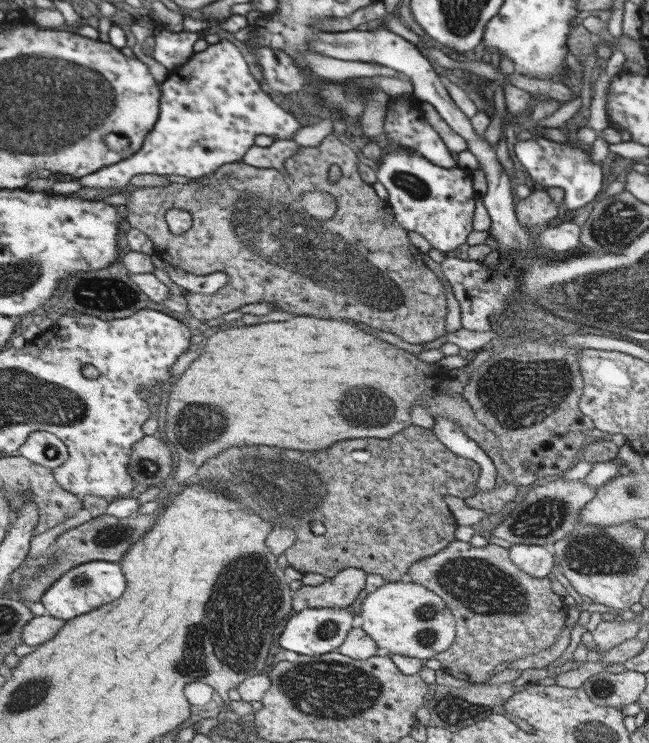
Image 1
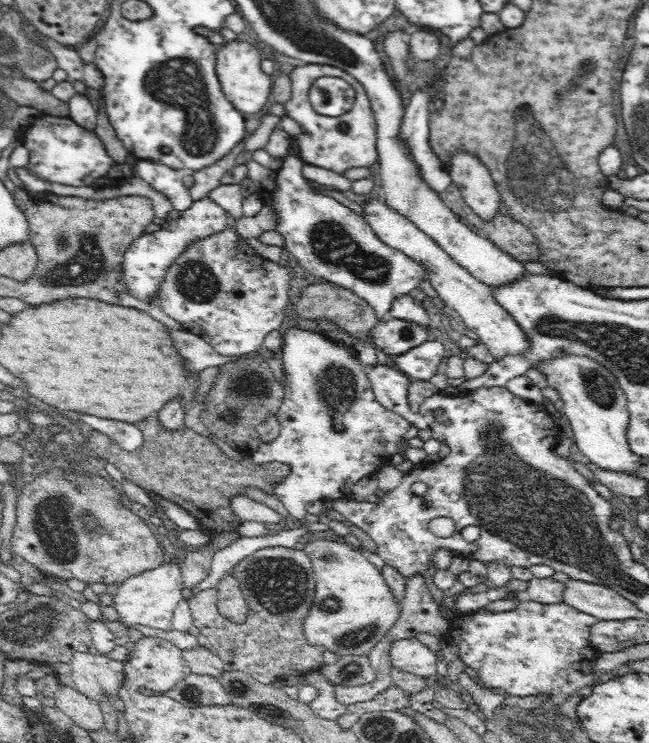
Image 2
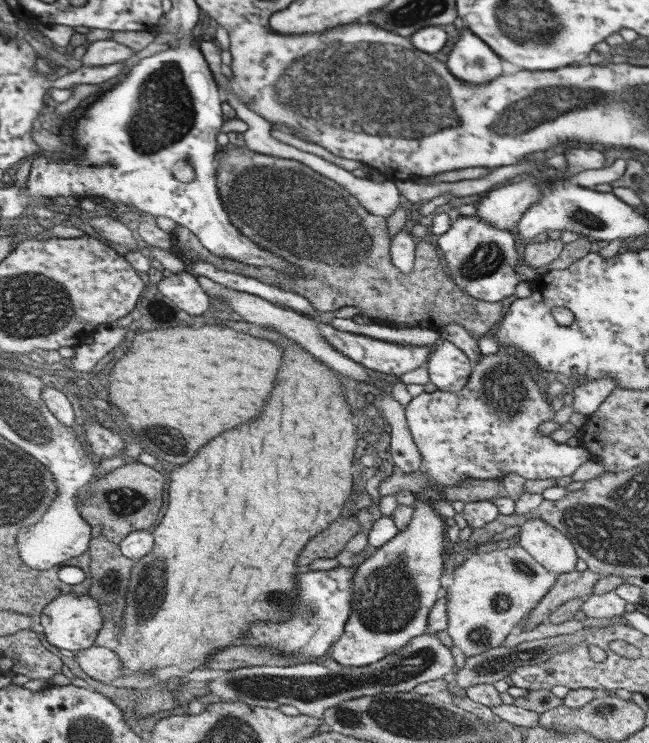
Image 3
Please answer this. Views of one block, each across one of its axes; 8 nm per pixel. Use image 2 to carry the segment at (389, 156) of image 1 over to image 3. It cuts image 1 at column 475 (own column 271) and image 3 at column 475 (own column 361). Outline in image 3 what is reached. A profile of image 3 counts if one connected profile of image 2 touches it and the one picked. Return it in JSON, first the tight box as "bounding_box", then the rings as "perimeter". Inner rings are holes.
{"bounding_box":[438,216,524,302],"perimeter":[[[460,216],[454,219],[454,226],[438,238],[438,246],[444,252],[450,268],[450,276],[463,291],[474,298],[488,302],[498,302],[512,296],[516,286],[524,279],[517,270],[520,254],[516,250],[516,240],[509,230],[490,225],[476,216]]]}

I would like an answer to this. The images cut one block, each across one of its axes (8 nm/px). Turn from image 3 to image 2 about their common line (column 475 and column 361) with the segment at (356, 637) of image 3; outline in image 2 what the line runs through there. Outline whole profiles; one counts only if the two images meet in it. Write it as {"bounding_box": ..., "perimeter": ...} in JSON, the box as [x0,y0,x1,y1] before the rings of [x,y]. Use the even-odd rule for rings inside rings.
{"bounding_box":[251,324,411,521],"perimeter":[[[299,324],[284,334],[281,350],[284,396],[276,414],[281,426],[280,434],[268,443],[260,443],[251,457],[255,463],[278,461],[288,466],[283,481],[275,484],[273,493],[292,518],[304,521],[306,506],[310,502],[344,498],[352,484],[361,478],[374,476],[390,455],[402,452],[401,439],[411,424],[375,399],[363,365],[354,356],[352,348],[347,348],[342,342],[327,337],[315,327]],[[355,412],[364,414],[364,422],[358,424],[355,421]]]}

